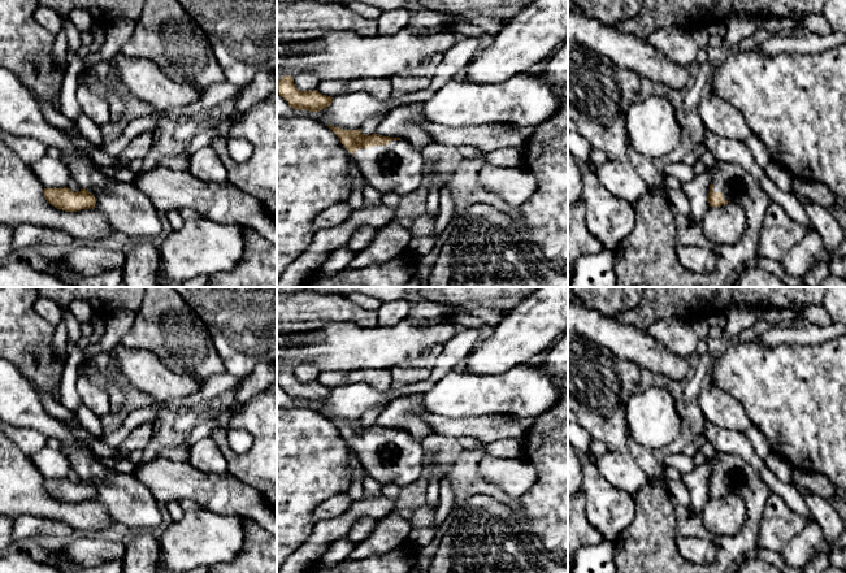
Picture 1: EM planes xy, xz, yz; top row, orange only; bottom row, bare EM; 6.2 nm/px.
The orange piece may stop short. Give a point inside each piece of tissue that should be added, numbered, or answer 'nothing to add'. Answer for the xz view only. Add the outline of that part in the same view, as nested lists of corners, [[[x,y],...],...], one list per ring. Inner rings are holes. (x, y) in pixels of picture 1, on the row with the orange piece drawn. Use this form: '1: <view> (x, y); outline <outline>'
1: xz (398, 168); outline [[[403,139],[357,149],[352,157],[365,183],[382,194],[395,192],[402,196],[421,186],[424,157],[421,151]]]

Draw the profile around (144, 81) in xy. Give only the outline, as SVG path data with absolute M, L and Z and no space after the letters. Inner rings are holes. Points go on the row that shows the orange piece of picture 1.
M114 57L118 84L125 84L136 99L149 104L157 110L183 108L198 103L203 90L169 81L157 65L149 60Z

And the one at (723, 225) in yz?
M738 203L710 207L700 222L704 236L715 246L739 242L747 226L747 216Z

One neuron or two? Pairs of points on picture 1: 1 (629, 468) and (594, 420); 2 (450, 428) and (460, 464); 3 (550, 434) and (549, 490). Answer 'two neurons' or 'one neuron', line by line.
1: two neurons
2: two neurons
3: one neuron

